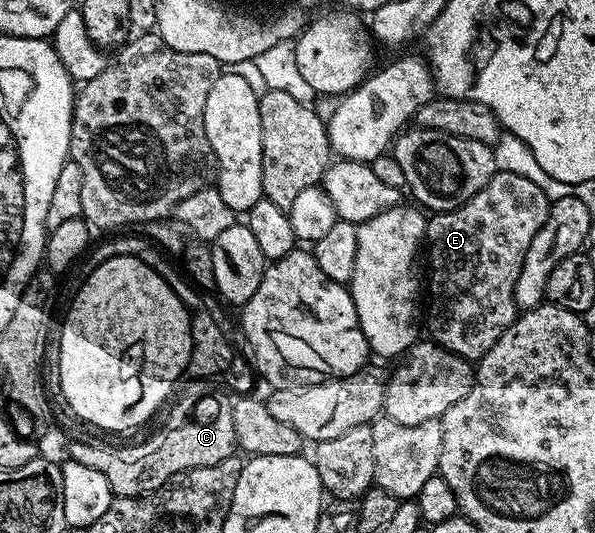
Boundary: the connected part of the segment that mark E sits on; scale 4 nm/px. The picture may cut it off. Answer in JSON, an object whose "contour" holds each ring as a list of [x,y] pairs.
{"contour":[[[497,172],[491,180],[486,184],[486,188],[482,188],[474,196],[470,196],[470,200],[463,202],[458,208],[436,212],[427,219],[426,222],[426,258],[428,254],[428,266],[432,271],[426,274],[426,294],[432,299],[428,302],[428,330],[431,341],[440,346],[444,350],[449,350],[452,354],[462,356],[466,361],[476,364],[480,359],[486,356],[486,352],[490,352],[490,348],[494,348],[494,344],[498,344],[498,336],[502,336],[502,332],[506,332],[506,328],[510,328],[510,324],[516,321],[518,317],[518,307],[516,305],[516,285],[518,284],[518,276],[522,272],[522,264],[526,260],[526,252],[530,248],[530,240],[534,240],[534,236],[538,236],[538,228],[542,228],[542,224],[546,224],[550,213],[550,201],[546,193],[542,192],[536,184],[531,180],[526,180],[523,176],[516,176],[511,172]]]}

